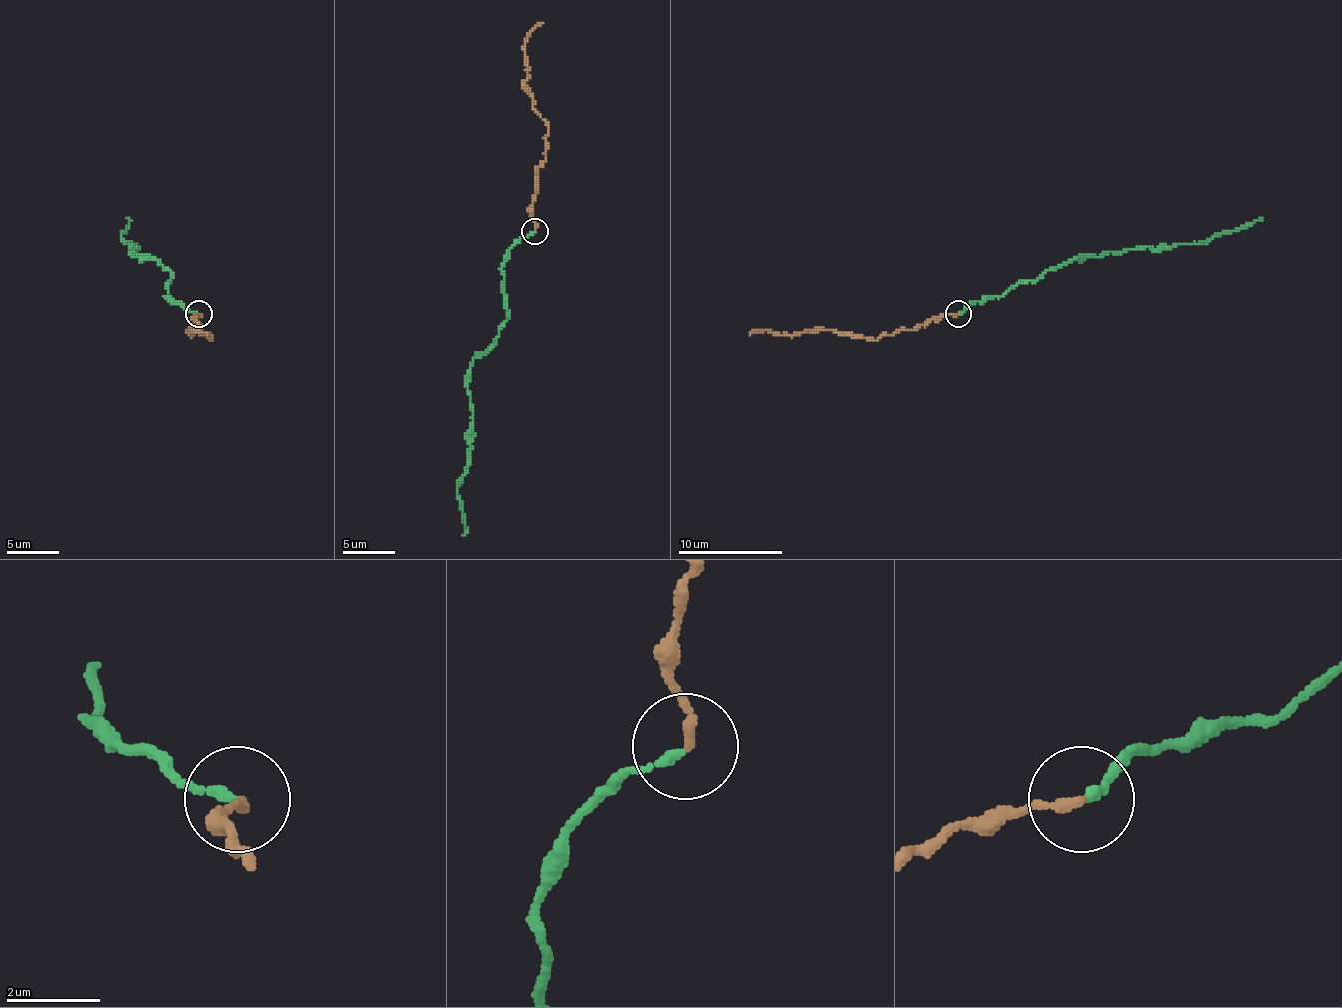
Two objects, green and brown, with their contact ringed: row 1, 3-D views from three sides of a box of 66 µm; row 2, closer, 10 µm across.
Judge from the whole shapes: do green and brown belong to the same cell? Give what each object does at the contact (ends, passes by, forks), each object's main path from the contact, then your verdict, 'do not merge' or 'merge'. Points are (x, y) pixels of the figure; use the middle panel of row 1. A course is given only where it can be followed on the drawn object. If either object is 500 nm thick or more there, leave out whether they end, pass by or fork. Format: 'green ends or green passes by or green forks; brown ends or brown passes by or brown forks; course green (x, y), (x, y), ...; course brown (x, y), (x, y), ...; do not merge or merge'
green ends; brown ends; course green (535, 232), (509, 250), (501, 274), (506, 318), (470, 365), (470, 443), (457, 488), (462, 535); course brown (535, 232), (533, 206), (548, 125), (533, 106), (533, 93), (525, 83), (525, 41), (543, 23); do not merge

